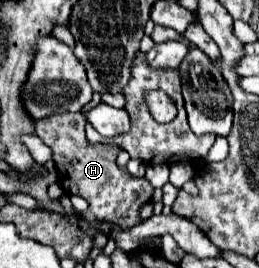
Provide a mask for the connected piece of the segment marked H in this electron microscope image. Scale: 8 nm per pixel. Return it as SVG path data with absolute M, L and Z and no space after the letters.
M81 112L43 118L35 122L35 134L53 150L53 162L63 190L85 198L89 202L89 212L97 220L107 220L121 228L131 228L141 222L139 208L151 200L153 186L145 178L135 178L127 168L117 166L119 148L107 148L107 144L91 144L87 140Z

